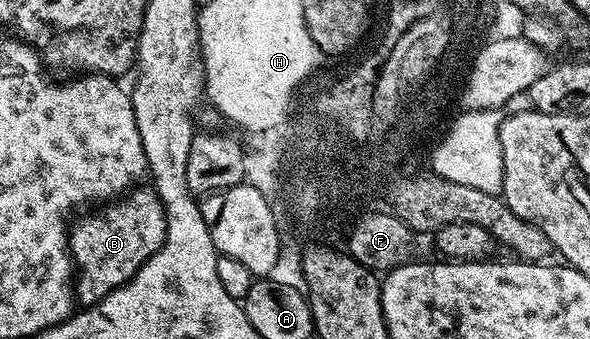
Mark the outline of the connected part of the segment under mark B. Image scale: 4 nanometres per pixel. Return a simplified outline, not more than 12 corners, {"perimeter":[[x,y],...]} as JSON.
{"perimeter":[[154,189],[70,227],[84,307],[124,286],[167,231]]}

